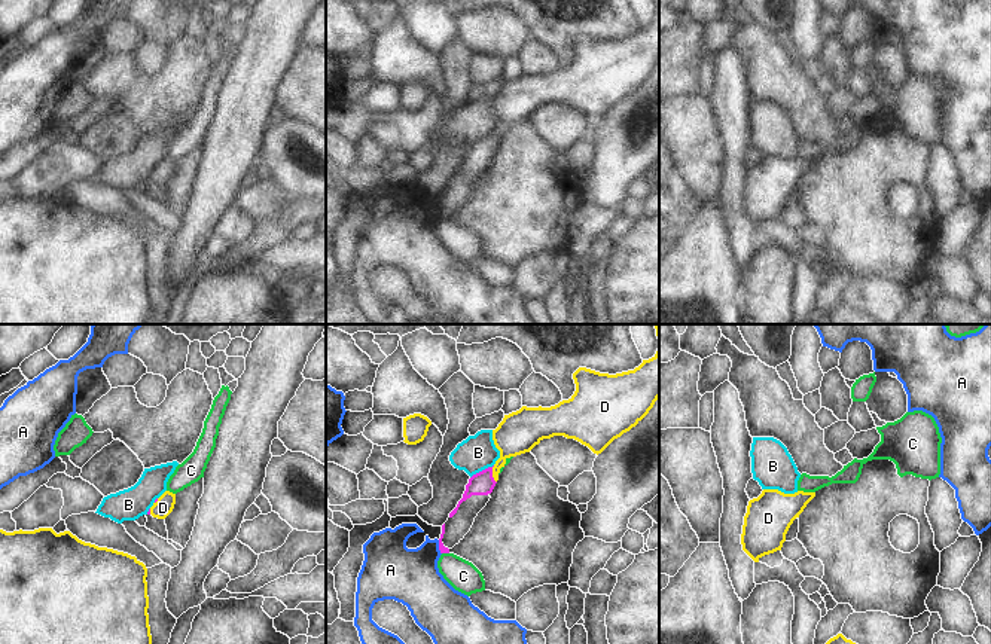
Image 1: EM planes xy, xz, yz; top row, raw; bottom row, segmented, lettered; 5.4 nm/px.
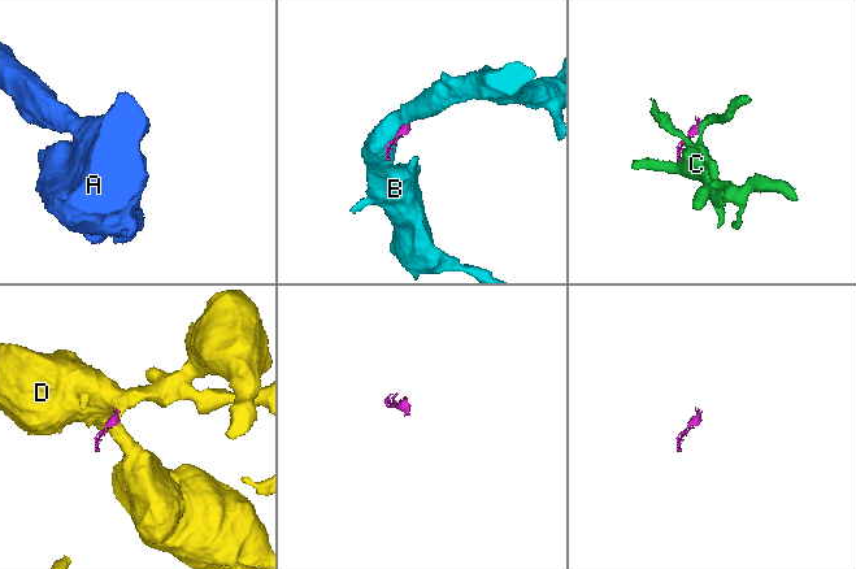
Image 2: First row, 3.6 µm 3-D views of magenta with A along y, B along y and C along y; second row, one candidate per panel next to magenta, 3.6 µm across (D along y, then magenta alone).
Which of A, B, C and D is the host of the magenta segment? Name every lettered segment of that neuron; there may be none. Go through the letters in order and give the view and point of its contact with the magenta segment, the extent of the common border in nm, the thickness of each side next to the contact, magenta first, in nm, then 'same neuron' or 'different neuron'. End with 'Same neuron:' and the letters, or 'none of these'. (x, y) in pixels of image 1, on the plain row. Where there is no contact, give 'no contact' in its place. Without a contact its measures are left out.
A: xz (439, 214) | 80 nm | 40/300 nm | different neuron
B: xz (482, 137) | 150 nm | 130/190 nm | different neuron
C: xz (445, 219) | 40 nm | 40/170 nm | different neuron
D: xz (491, 142) | 100 nm | 130/200 nm | same neuron
Same neuron: D

